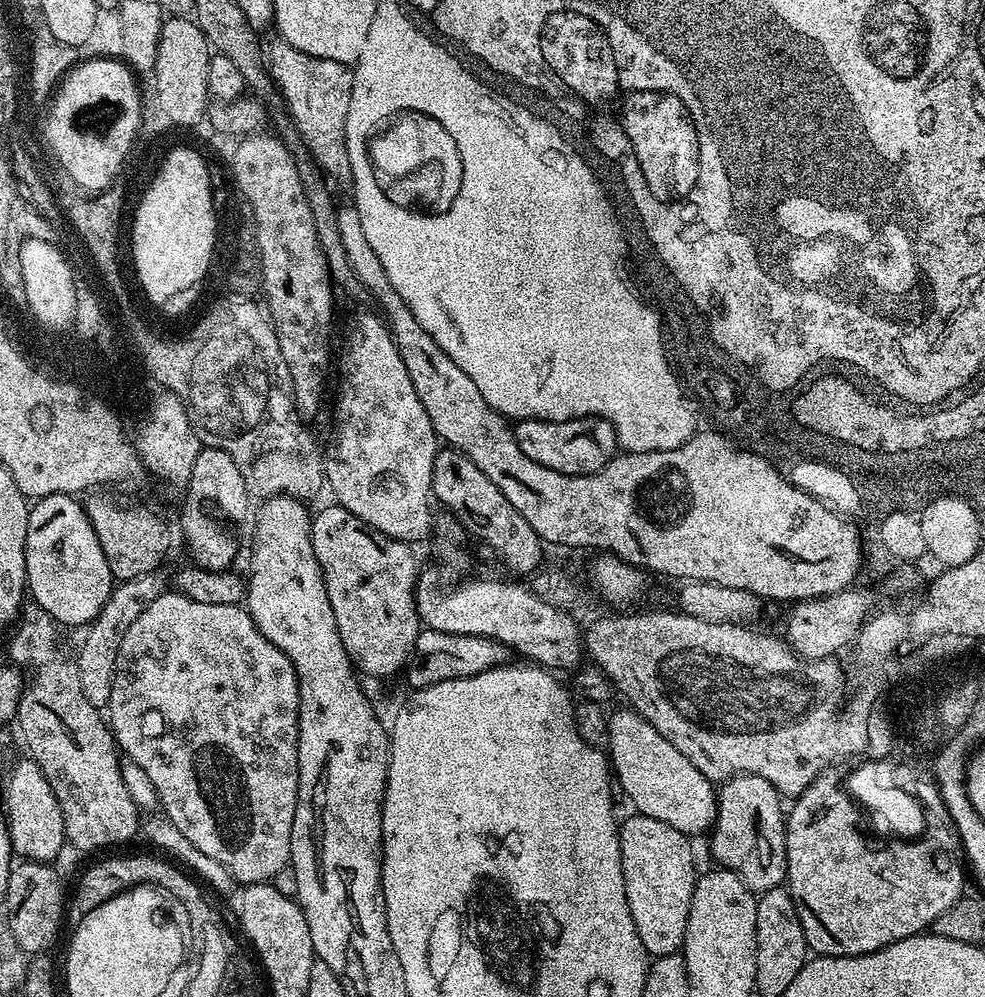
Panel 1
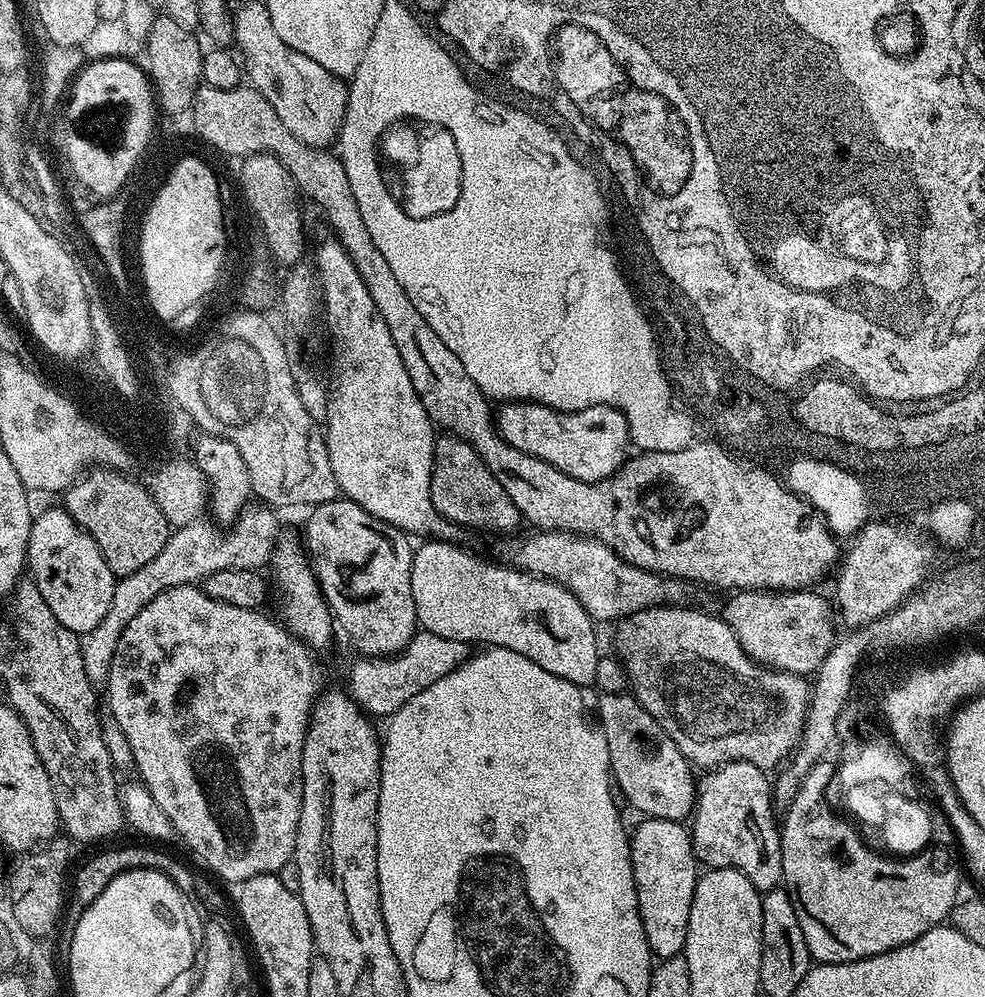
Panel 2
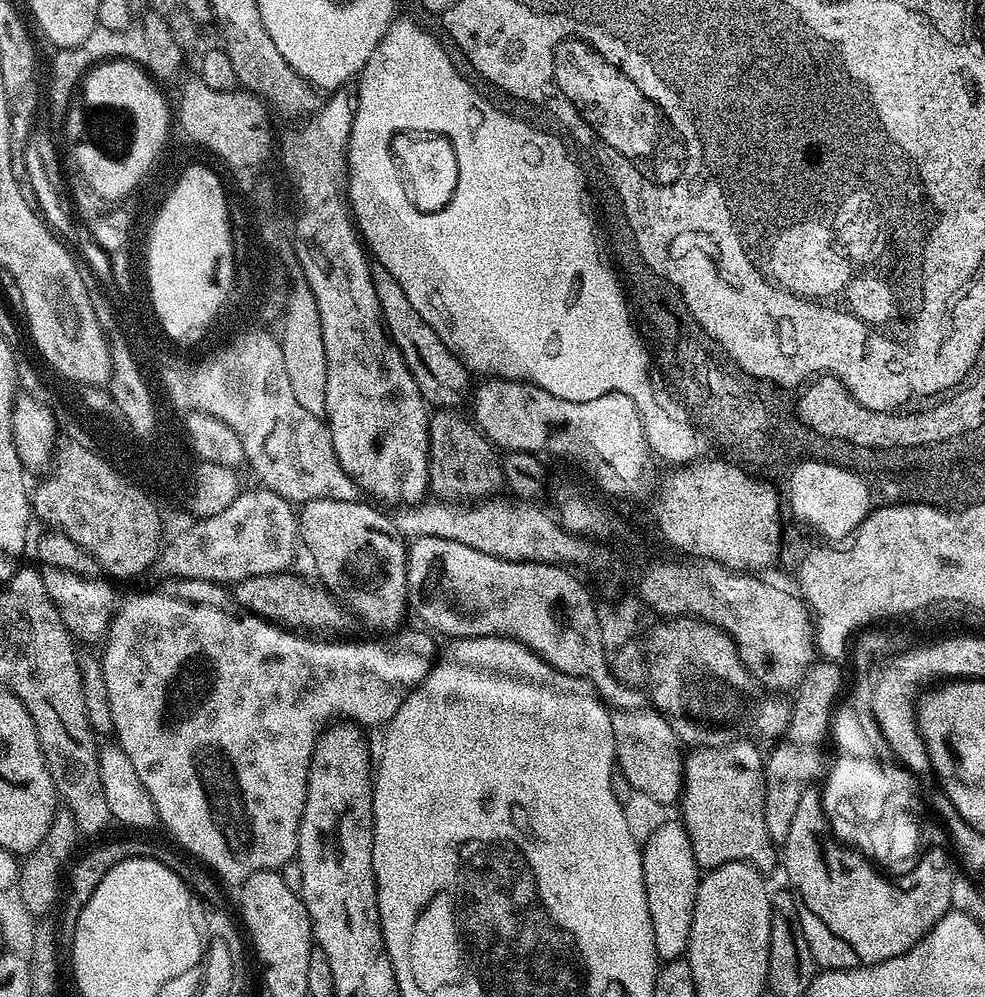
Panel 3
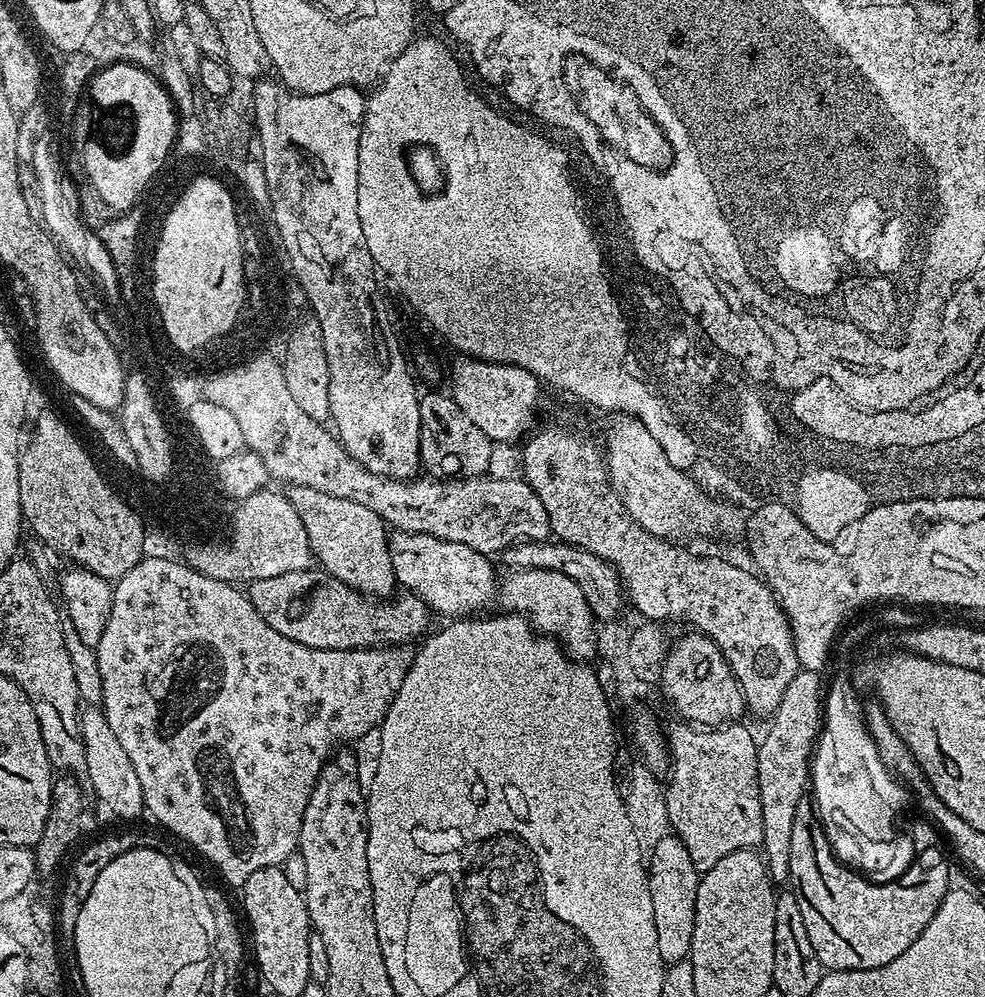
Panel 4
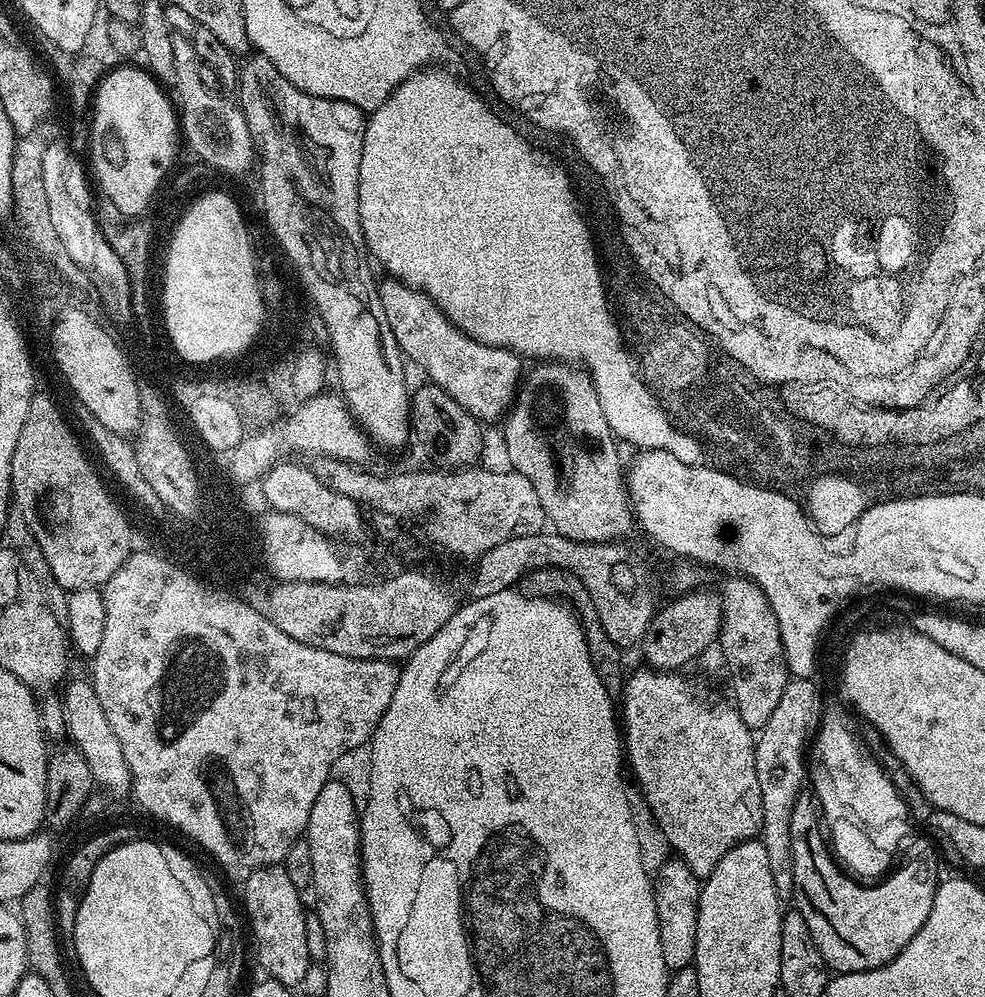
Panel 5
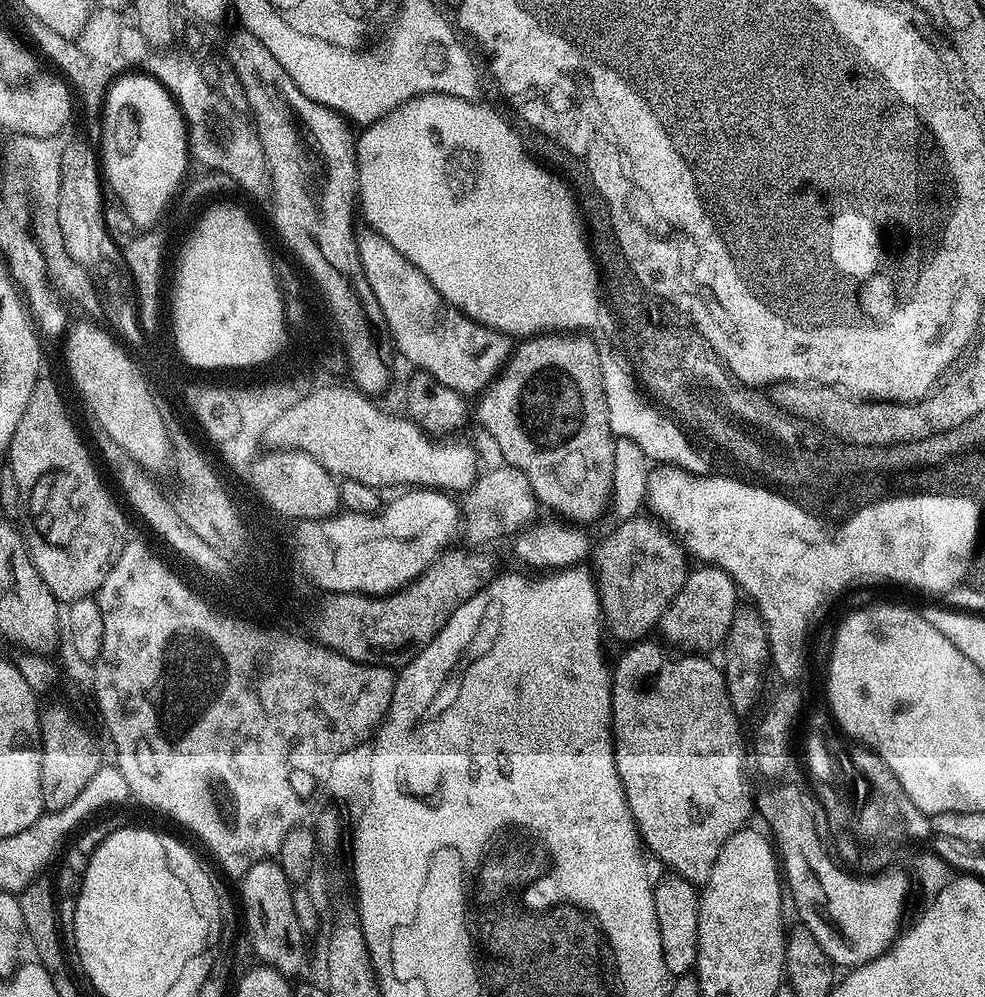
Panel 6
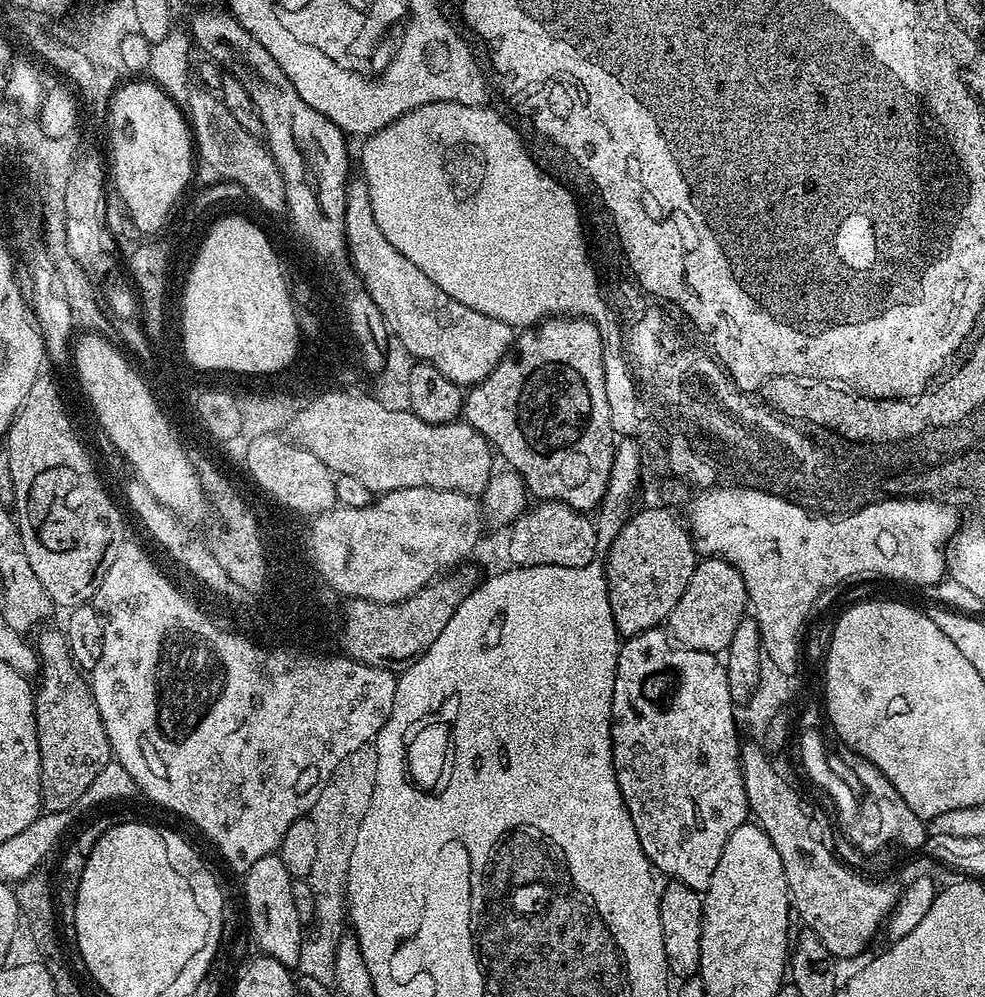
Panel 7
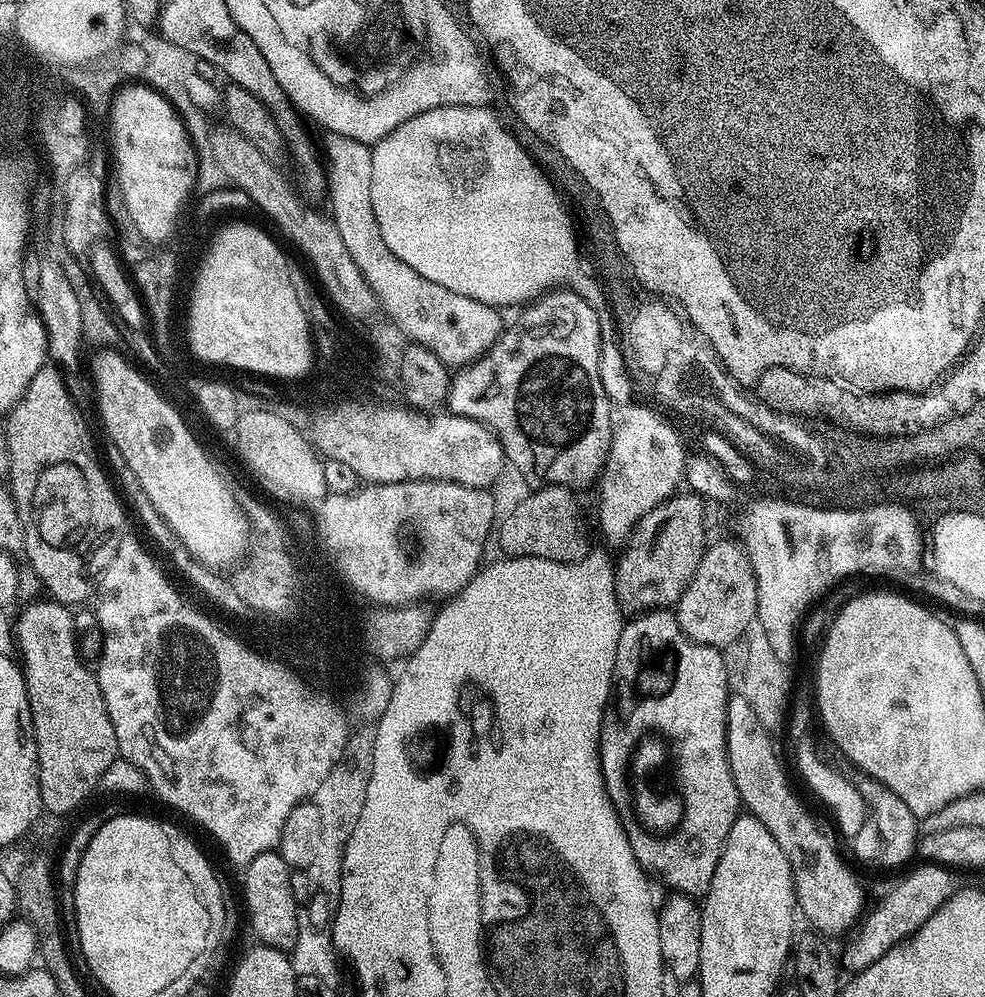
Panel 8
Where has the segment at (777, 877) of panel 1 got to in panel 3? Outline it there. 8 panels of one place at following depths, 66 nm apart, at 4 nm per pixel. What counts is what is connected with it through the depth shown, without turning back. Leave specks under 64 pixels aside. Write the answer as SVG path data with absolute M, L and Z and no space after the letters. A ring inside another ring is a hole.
M734 740L731 744L723 744L721 748L697 748L687 753L684 760L684 787L678 801L679 815L686 834L690 838L690 846L694 850L696 864L702 870L711 870L726 862L743 860L761 872L768 874L778 864L778 845L770 838L770 830L766 830L766 802L764 801L764 762L757 745L747 740Z

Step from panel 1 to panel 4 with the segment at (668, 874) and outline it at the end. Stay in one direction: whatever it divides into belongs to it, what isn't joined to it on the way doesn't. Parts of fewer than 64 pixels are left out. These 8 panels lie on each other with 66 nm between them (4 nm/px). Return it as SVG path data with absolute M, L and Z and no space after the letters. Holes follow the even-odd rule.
M674 834L661 835L647 861L650 902L654 906L654 930L658 930L658 954L665 965L689 959L694 942L694 906L701 873L696 871L690 850Z

